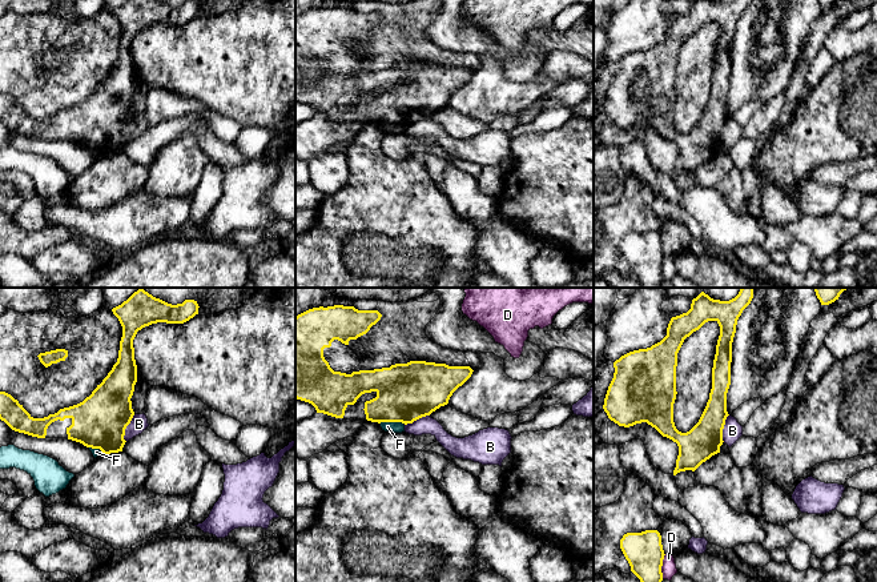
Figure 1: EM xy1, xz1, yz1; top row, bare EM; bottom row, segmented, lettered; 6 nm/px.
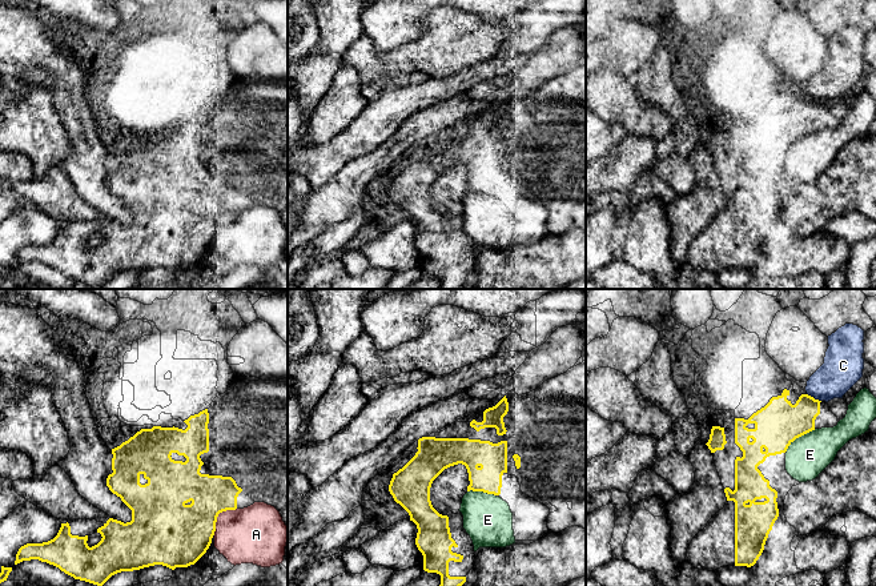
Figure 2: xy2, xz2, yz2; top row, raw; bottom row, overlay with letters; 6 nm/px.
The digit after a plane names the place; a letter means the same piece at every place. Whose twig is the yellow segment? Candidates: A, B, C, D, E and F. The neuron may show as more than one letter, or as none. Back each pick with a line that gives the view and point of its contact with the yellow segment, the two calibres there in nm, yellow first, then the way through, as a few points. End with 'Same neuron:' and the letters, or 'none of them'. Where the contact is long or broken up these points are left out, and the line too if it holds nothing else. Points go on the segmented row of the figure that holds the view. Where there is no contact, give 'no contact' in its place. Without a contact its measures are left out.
Same neuron: none of them

